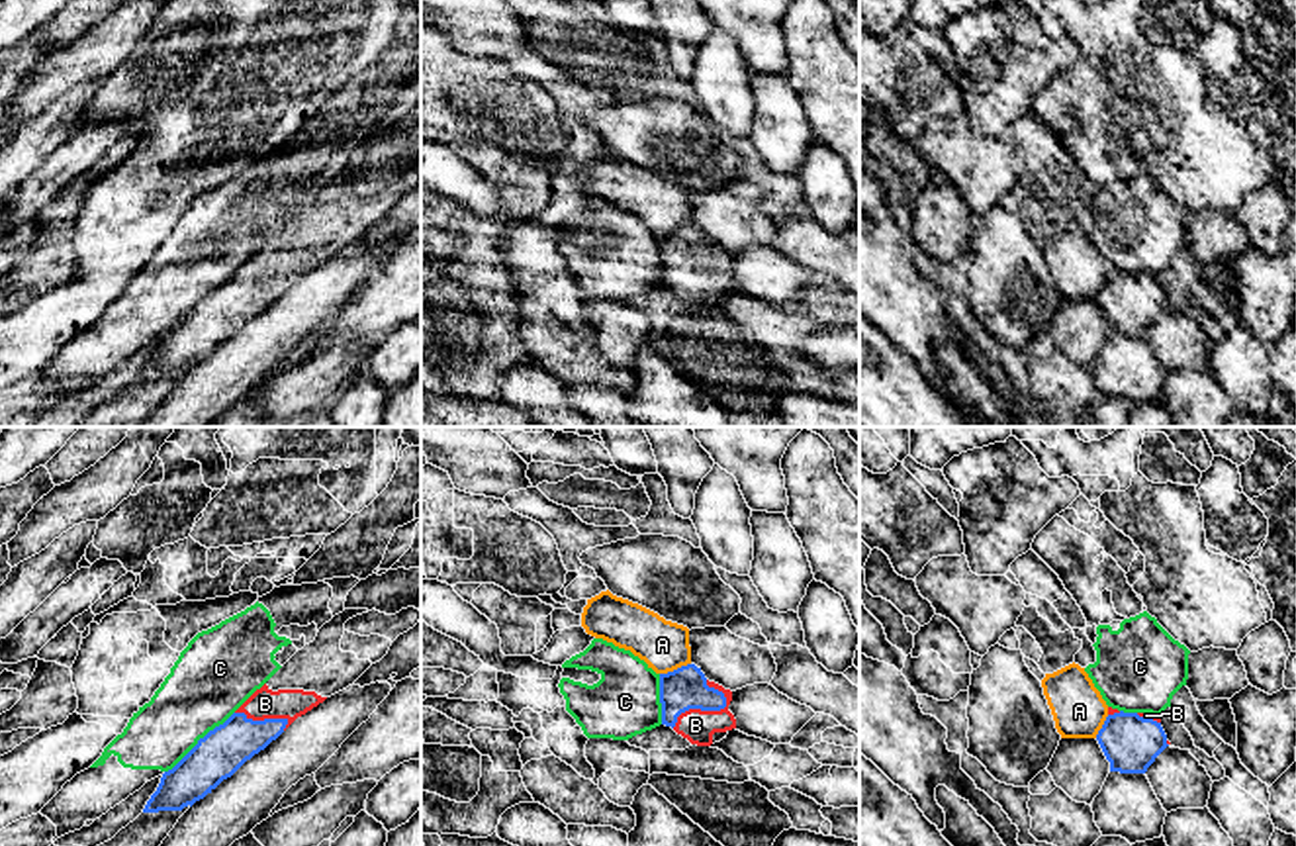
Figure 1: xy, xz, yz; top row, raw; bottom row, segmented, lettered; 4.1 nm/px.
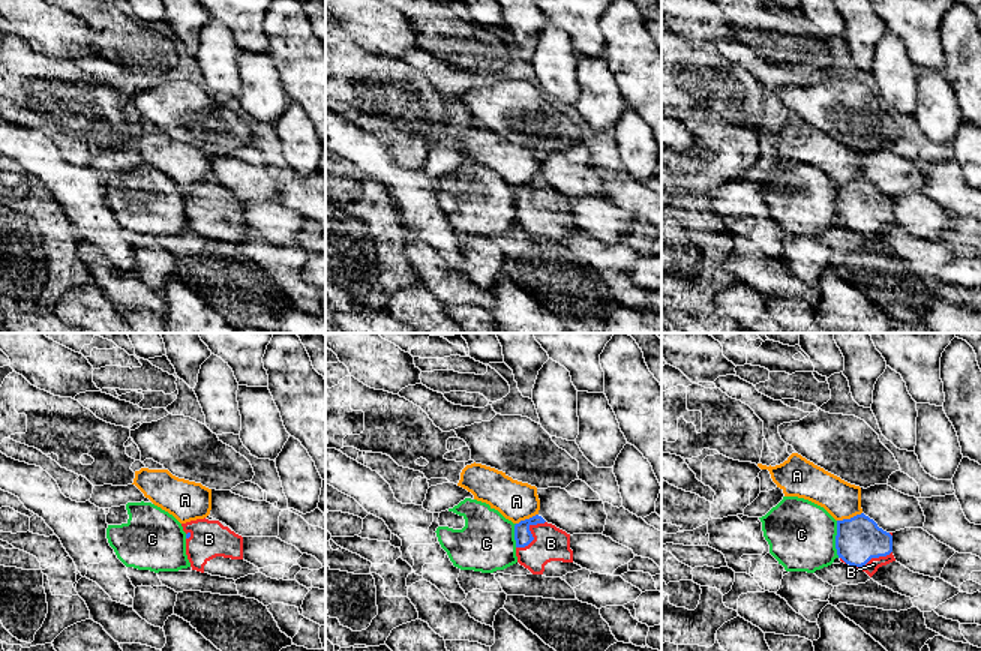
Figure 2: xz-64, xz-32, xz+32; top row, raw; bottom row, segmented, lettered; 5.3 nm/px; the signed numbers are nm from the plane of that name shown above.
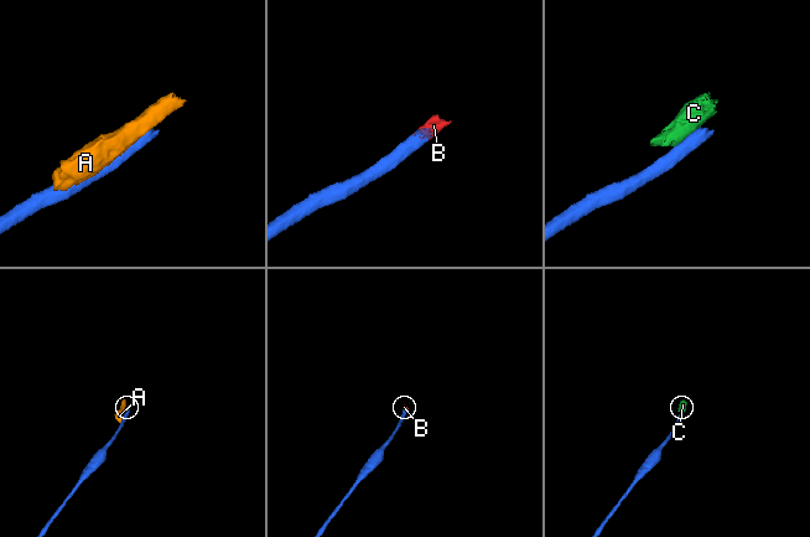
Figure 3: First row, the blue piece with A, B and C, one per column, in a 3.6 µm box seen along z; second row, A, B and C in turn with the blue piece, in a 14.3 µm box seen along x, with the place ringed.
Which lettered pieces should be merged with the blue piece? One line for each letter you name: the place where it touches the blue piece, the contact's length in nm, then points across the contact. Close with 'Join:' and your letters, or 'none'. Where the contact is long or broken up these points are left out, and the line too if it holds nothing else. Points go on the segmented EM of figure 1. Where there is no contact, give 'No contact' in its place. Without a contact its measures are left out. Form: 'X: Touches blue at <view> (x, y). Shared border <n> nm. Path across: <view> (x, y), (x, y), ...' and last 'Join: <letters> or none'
B: Touches blue at xz (701, 709). Shared border 260 nm. Path across: xz (686, 688), (686, 694), (701, 709), (695, 725)
Join: B

